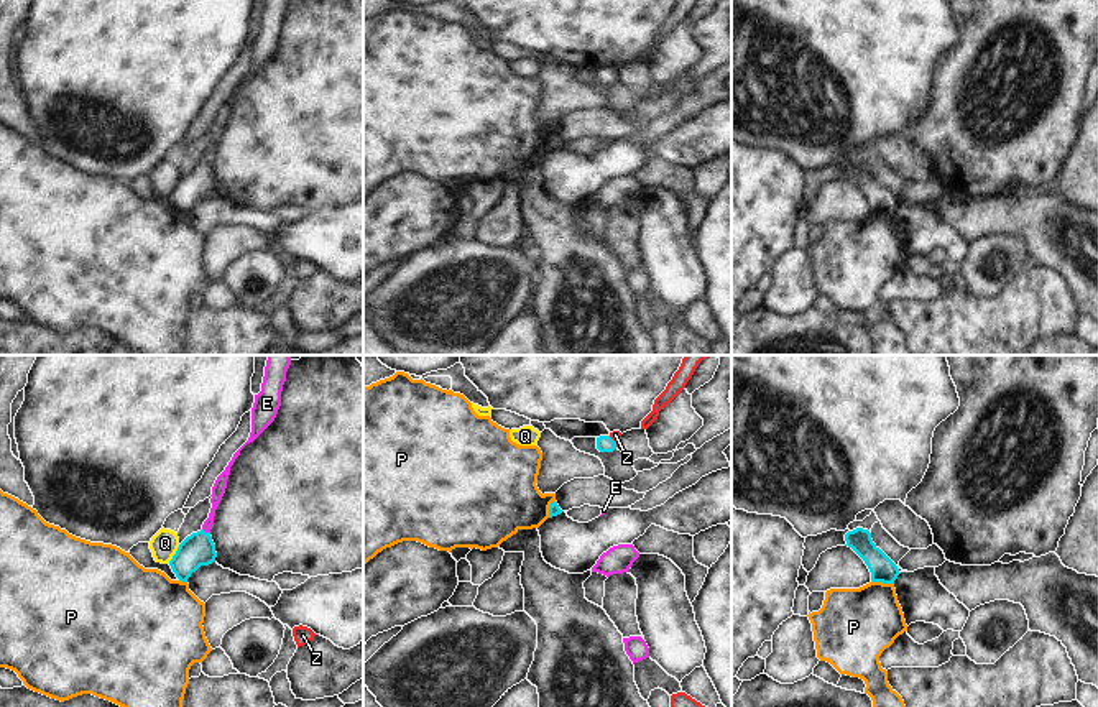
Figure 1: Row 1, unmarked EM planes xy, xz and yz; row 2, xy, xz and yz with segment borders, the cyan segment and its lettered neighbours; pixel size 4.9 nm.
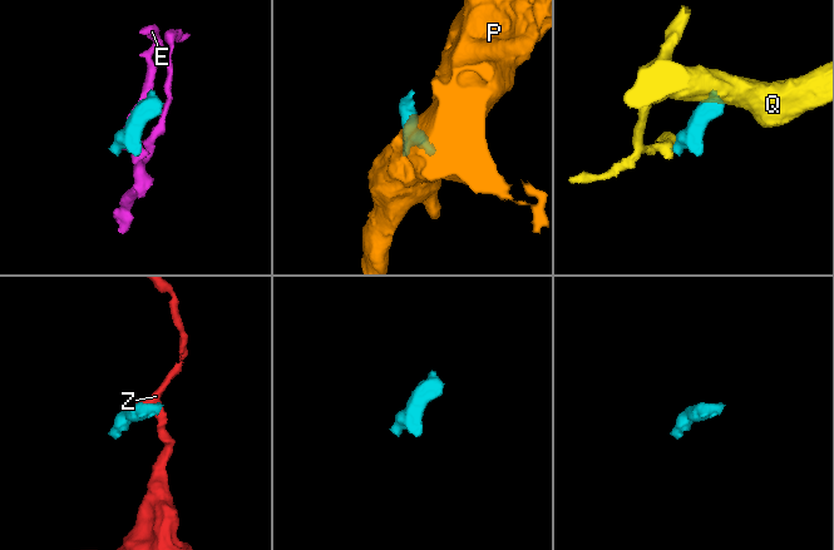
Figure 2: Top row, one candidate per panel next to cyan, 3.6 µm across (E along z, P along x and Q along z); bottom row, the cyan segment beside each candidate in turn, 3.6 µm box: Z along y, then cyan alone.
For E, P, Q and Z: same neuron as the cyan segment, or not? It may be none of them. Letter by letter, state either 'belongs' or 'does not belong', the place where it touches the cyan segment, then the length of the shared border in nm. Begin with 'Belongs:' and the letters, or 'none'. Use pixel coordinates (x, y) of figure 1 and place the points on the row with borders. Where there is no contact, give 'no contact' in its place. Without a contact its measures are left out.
Belongs: none
E: does not belong; contact xy (204, 531); length 50 nm
P: does not belong; contact yz (883, 582); length 110 nm
Q: does not belong; contact xy (176, 553); length 110 nm
Z: does not belong; contact xz (612, 439); length 50 nm

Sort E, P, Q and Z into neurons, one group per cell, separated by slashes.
E / P / Q / Z

